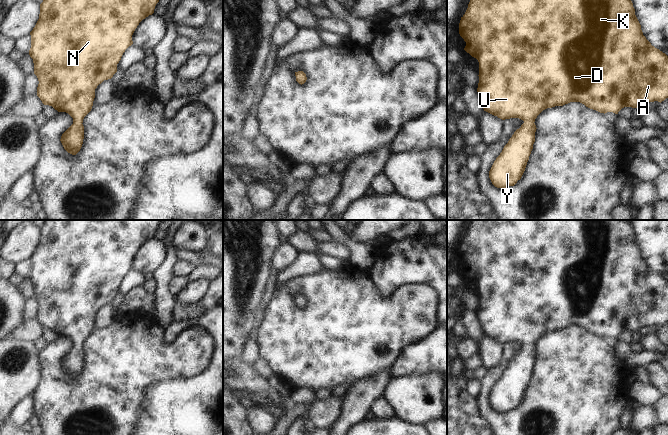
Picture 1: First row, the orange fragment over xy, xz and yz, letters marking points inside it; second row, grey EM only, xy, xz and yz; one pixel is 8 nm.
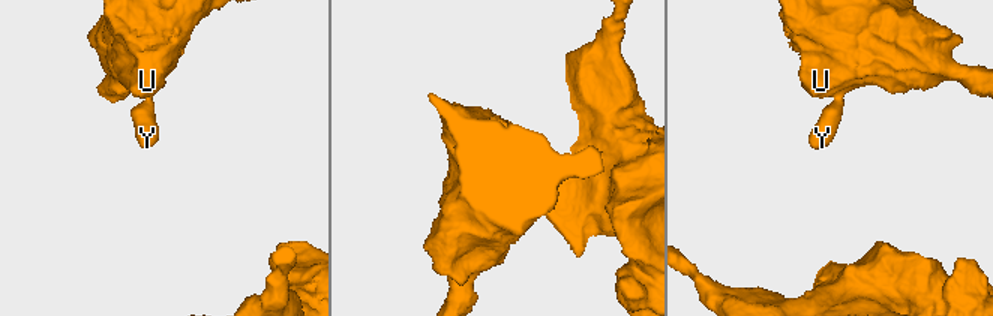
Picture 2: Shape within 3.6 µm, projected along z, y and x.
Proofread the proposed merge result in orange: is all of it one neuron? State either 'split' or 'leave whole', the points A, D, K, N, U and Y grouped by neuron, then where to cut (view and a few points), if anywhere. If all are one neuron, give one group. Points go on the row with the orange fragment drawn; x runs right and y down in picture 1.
leave whole; groups A D K N U Y; cut none

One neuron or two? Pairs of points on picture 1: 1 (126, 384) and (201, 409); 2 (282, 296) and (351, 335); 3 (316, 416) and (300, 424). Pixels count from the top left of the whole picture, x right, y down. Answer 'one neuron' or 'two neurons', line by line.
1: two neurons
2: one neuron
3: two neurons

